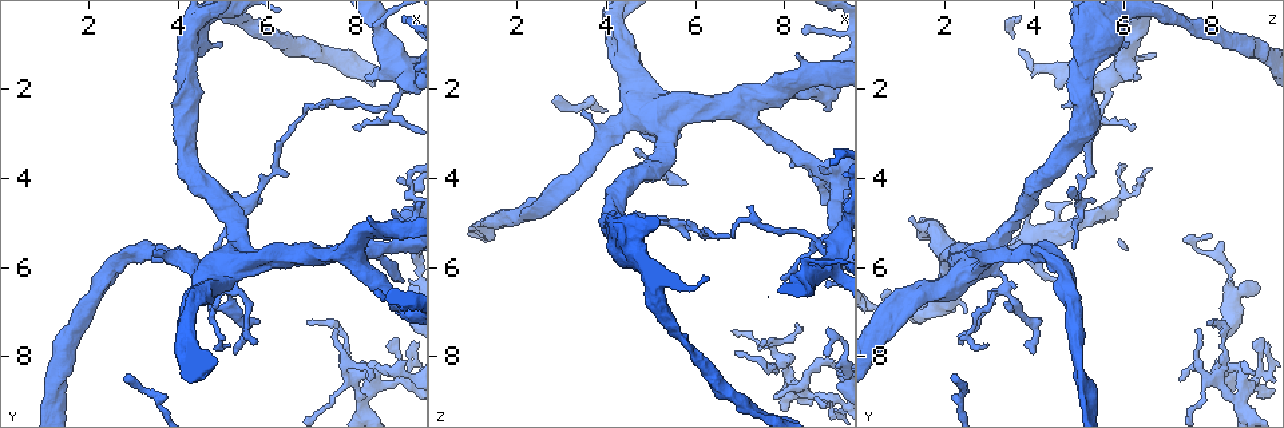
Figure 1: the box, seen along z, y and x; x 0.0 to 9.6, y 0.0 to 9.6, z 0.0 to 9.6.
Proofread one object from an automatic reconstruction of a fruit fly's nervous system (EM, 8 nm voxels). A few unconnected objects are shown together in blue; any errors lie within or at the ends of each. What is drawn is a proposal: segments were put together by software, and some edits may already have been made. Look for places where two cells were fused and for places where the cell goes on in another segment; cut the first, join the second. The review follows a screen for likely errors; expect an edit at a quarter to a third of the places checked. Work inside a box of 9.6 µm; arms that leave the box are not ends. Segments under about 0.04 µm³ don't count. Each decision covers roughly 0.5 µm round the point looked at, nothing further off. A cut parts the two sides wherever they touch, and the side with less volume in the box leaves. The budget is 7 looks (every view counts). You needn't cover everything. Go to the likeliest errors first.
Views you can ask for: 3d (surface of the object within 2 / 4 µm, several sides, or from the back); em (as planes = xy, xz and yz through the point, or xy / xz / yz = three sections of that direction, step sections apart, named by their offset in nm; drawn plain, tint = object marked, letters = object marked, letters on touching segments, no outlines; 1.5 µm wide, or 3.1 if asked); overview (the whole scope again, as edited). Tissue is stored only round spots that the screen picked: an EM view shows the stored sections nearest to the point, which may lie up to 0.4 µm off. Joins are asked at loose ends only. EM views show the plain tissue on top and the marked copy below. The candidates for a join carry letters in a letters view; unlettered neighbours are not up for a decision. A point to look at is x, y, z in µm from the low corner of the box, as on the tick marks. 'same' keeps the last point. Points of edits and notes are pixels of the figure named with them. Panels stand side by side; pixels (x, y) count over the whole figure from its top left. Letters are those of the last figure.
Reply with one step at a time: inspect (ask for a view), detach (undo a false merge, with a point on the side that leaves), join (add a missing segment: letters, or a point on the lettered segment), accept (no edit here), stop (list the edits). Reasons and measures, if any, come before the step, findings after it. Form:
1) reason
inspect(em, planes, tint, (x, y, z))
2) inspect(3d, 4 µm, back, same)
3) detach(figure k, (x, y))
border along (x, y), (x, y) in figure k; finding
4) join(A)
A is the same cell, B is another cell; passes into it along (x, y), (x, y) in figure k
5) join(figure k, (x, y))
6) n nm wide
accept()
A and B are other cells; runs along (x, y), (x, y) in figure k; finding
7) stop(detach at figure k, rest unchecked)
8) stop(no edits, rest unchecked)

branch stops here
inspect(em, yz, step 8, letters, (5.25, 7.90, 3.95))

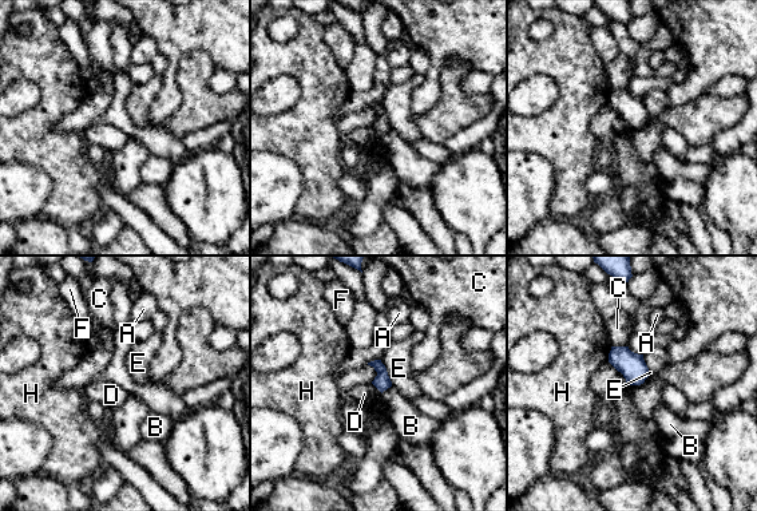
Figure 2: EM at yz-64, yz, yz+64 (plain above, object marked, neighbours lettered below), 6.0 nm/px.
accept()
A, B, C, D, E, F and H are other cells; border along (372, 383), (381, 392) in figure 2; no lettered segment goes on from it

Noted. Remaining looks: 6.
free end
inspect(3d, 4 µm, (5.20, 6.30, 1.95))

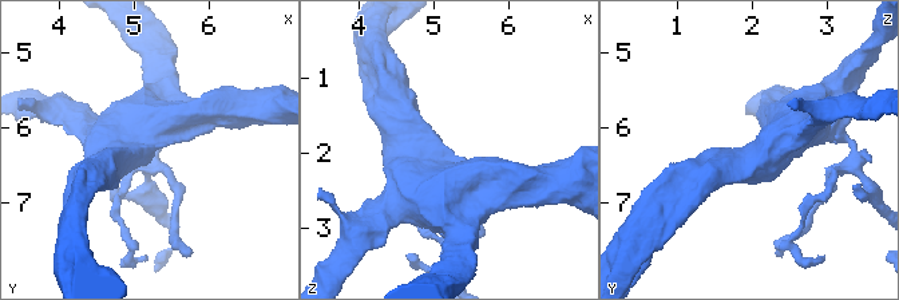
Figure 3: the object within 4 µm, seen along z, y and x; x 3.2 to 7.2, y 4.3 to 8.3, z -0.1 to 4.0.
inspect(em, planes, letters, (5.25, 6.30, 2.00))

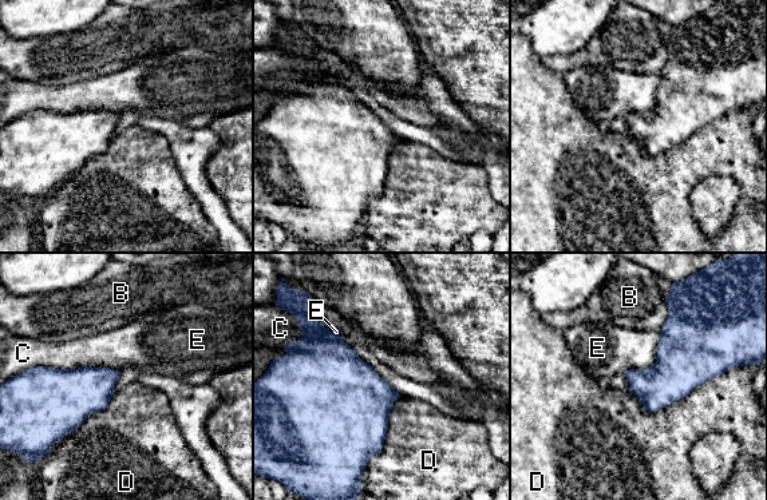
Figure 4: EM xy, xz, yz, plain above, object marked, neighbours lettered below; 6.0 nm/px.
accept()
B, C, D and E are other cells; none of them fits

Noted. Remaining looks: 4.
thick turns thin
inspect(em, xz, step 8, letters, (8.80, 2.30, 5.55))

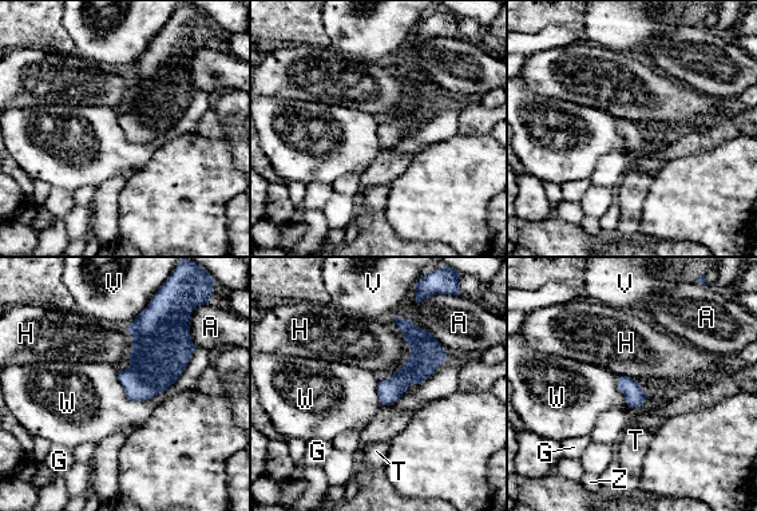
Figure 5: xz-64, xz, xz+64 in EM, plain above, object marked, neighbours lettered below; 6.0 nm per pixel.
accept()
A, G, H, T, V, W and Z are other cells; border along (392, 320), (408, 347), (395, 372) in figure 5; one cell here

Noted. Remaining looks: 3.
stop(no edits, rest unchecked)

